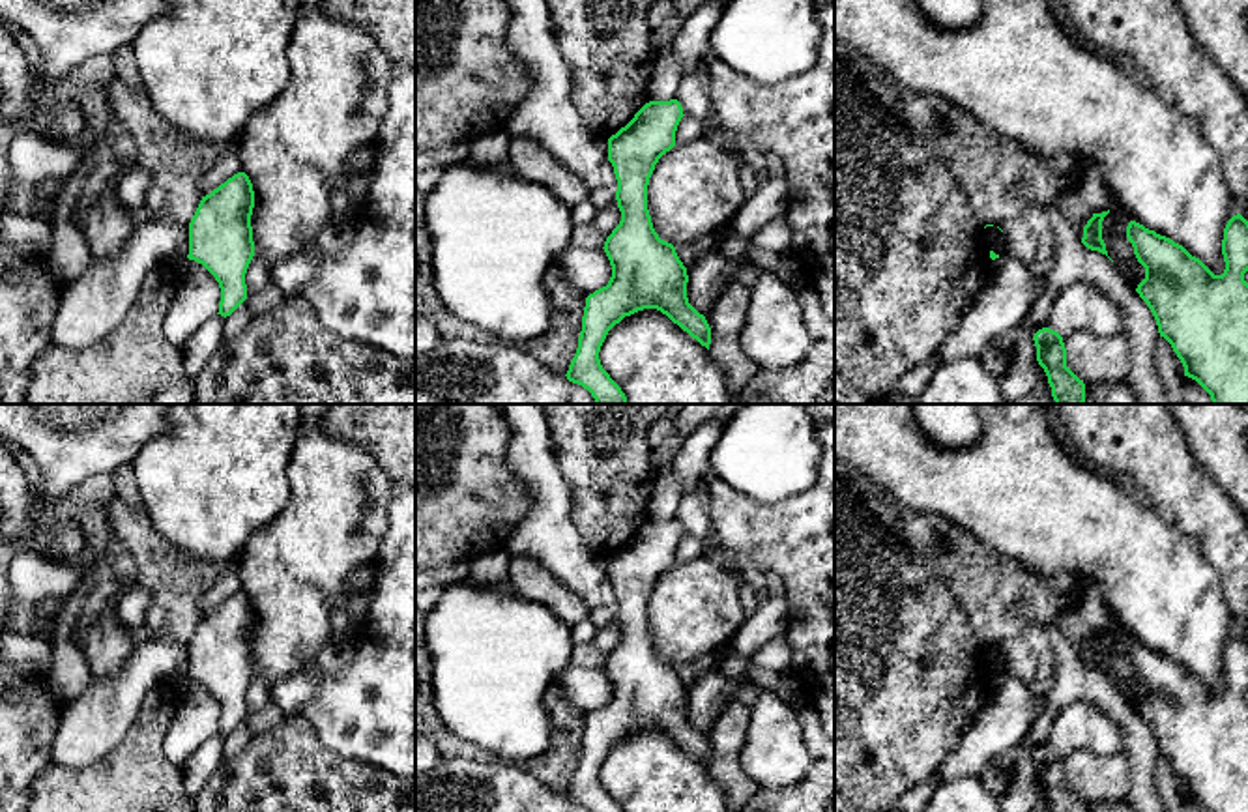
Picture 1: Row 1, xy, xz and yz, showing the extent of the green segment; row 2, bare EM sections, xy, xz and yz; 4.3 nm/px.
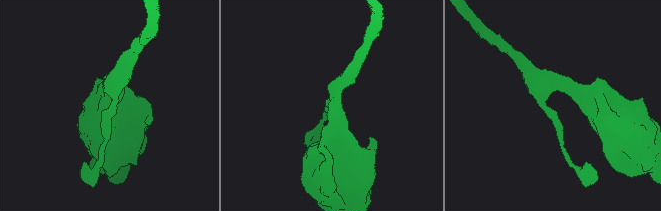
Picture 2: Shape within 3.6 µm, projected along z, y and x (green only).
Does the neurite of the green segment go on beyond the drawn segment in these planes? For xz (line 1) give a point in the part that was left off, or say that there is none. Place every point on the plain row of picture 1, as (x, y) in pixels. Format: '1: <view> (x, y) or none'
1: none

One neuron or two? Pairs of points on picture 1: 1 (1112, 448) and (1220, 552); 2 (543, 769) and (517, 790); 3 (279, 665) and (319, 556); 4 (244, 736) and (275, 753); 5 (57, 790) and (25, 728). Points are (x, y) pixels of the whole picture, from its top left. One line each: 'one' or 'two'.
1: one
2: two
3: one
4: two
5: two

